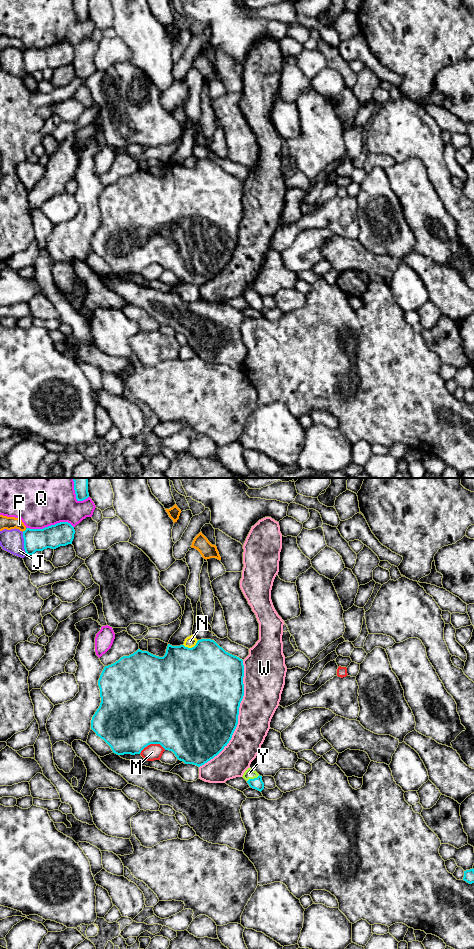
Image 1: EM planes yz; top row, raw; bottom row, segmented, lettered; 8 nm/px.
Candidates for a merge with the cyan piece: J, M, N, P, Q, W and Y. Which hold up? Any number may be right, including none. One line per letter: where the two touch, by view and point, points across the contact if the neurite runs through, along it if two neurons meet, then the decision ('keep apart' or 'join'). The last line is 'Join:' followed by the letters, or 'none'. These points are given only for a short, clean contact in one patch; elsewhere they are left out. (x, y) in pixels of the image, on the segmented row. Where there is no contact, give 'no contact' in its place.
J: contact yz (24, 543); border yz (22, 532), (23, 548), (26, 554); keep apart
M: contact yz (152, 743); keep apart
N: contact yz (192, 647); keep apart
P: contact yz (25, 530); keep apart
Q: contact yz (49, 526); keep apart
W: contact yz (237, 716); keep apart
Y: contact yz (254, 778); way yz (256, 783), (254, 778), (249, 773); join
Join: Y

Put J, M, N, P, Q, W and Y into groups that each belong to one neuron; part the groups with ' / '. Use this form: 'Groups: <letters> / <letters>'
Groups: J / M / N / P / Q / W / Y

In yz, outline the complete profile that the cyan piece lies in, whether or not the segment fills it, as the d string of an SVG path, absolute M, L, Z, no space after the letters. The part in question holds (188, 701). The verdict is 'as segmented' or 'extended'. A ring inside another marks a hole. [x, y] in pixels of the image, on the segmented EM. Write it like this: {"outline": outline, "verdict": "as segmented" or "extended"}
{"outline": "M211 639L198 640L196 645L192 648L185 647L184 645L172 646L168 644L163 657L138 649L133 654L123 656L115 663L104 667L98 680L101 703L92 717L91 729L97 736L103 739L111 747L113 753L117 755L140 754L148 745L160 744L165 750L172 751L178 760L183 761L185 764L193 764L200 767L217 756L232 738L238 724L239 707L244 696L243 677L243 660L226 652Z", "verdict": "as segmented"}

